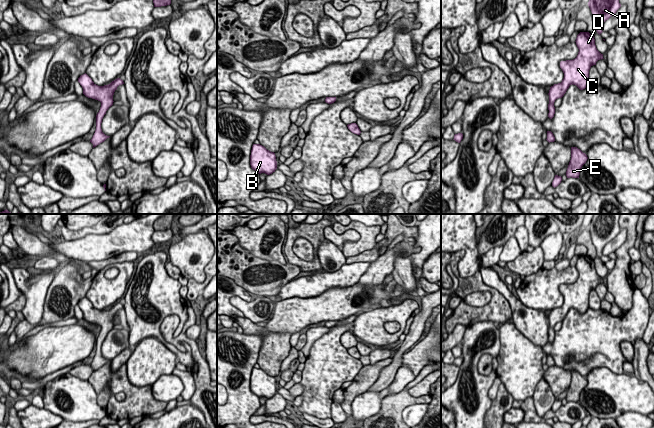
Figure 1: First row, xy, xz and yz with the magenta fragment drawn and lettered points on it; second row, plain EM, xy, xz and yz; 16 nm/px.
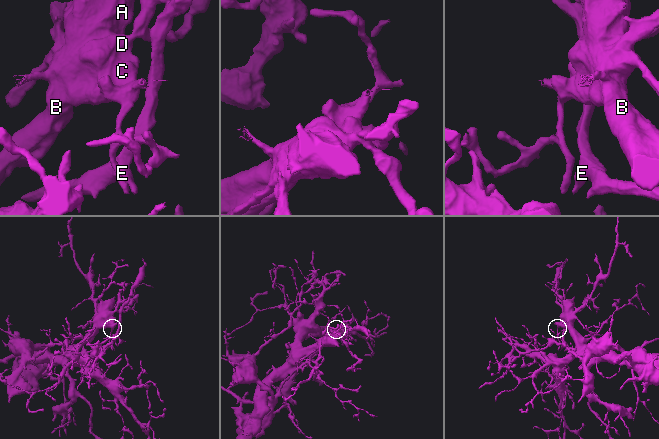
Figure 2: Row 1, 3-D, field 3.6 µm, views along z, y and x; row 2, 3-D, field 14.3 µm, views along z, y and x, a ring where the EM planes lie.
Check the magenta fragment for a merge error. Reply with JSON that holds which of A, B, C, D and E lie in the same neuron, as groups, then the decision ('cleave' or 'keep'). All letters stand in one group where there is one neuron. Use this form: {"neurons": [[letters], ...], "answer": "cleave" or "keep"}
{"neurons": [["A", "B", "C", "D"], ["E"]], "answer": "cleave"}

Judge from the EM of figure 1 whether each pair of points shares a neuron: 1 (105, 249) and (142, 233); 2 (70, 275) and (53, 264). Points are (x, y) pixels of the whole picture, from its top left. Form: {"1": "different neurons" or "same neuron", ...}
{"1": "same neuron", "2": "different neurons"}

